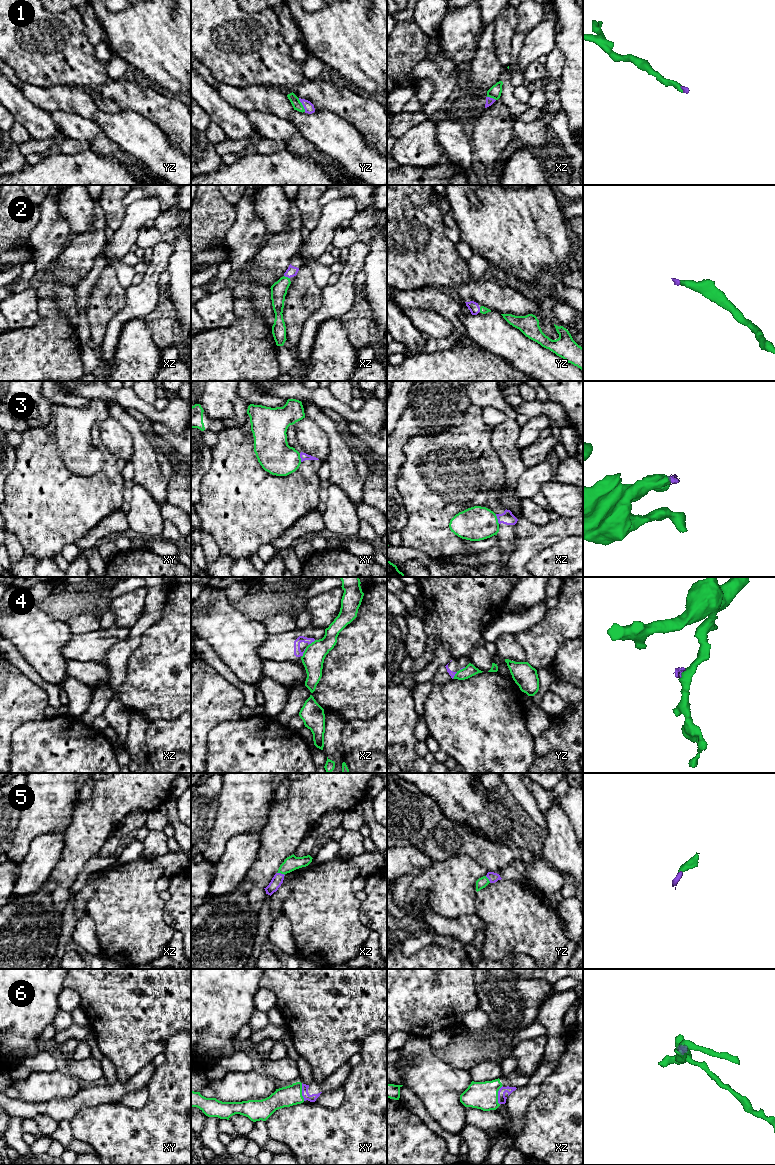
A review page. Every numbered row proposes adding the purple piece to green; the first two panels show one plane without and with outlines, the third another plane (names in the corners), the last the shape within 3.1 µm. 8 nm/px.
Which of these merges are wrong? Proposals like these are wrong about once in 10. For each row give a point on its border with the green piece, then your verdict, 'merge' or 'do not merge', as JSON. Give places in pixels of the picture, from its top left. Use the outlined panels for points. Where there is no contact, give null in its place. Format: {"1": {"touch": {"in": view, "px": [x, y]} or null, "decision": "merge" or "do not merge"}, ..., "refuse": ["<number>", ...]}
{"1": {"touch": {"in": "yz", "px": [302, 105]}, "decision": "merge"}, "2": {"touch": {"in": "xz", "px": [287, 277]}, "decision": "merge"}, "3": {"touch": {"in": "xz", "px": [497, 519]}, "decision": "do not merge"}, "4": {"touch": {"in": "xz", "px": [304, 652]}, "decision": "do not merge"}, "5": {"touch": {"in": "xz", "px": [281, 873]}, "decision": "merge"}, "6": {"touch": {"in": "xz", "px": [497, 1095]}, "decision": "merge"}, "refuse": ["3", "4"]}

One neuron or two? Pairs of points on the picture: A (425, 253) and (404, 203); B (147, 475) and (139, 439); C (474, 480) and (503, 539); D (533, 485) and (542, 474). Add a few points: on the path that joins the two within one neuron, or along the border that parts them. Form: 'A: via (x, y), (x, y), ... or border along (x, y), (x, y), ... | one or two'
A: via (413, 241), (404, 232), (404, 215) | one
B: via (146, 466), (142, 448) | one
C: via (486, 495), (504, 516), (504, 524) | one
D: via (534, 482), (539, 477) | one

